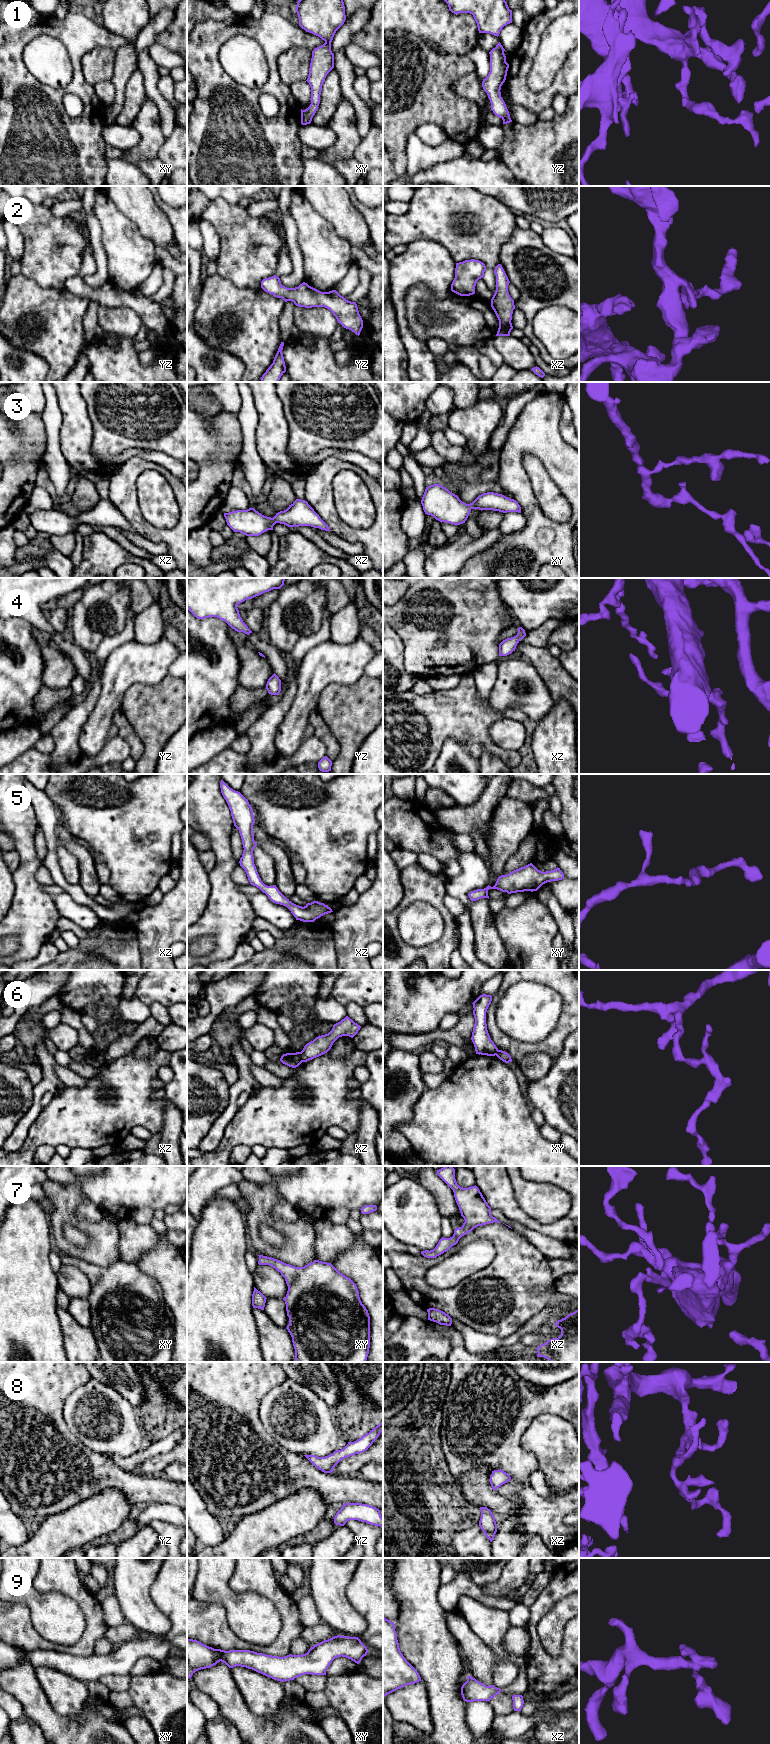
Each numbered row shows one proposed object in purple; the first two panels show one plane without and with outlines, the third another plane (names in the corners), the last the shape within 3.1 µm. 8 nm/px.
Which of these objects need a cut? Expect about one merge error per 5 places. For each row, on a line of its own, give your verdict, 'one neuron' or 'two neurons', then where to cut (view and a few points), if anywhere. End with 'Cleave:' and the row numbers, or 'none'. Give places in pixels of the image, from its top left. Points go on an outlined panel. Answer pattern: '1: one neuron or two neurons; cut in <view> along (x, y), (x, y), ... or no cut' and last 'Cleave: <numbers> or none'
1: one neuron; no cut
2: one neuron; no cut
3: one neuron; no cut
4: one neuron; no cut
5: one neuron; no cut
6: two neurons; cut in xz along (299, 1052), (302, 1061)
7: one neuron; no cut
8: one neuron; no cut
9: one neuron; no cut
Cleave: 6

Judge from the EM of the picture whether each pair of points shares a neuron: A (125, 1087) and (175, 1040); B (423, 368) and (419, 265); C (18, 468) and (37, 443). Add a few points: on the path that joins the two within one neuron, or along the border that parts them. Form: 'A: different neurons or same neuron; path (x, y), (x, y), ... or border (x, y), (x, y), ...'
A: different neurons; border (159, 1047), (170, 1053)
B: same neuron; path (410, 342), (404, 332), (401, 319), (400, 291)
C: same neuron; path (19, 462), (31, 449)

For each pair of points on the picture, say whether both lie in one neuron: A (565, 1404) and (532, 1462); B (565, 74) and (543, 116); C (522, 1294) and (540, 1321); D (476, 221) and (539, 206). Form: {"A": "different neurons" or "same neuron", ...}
{"A": "same neuron", "B": "different neurons", "C": "different neurons", "D": "different neurons"}

